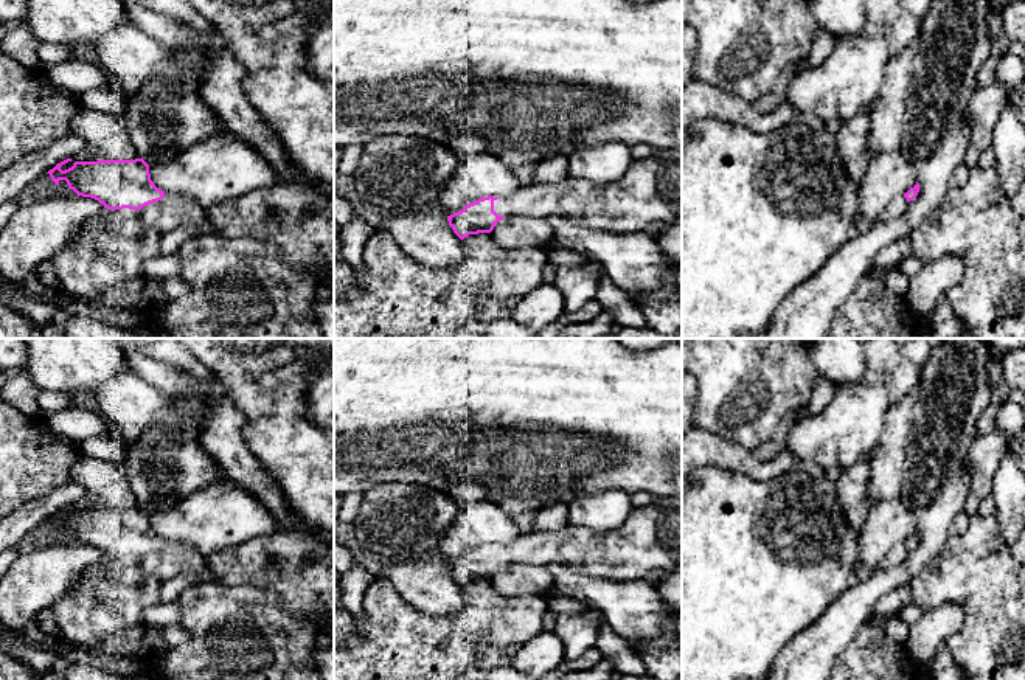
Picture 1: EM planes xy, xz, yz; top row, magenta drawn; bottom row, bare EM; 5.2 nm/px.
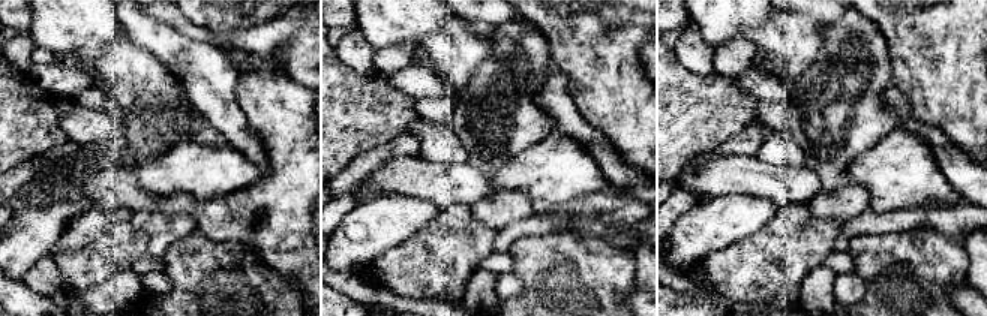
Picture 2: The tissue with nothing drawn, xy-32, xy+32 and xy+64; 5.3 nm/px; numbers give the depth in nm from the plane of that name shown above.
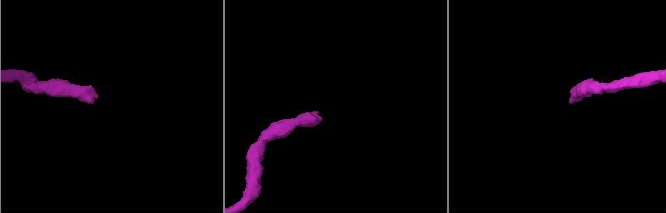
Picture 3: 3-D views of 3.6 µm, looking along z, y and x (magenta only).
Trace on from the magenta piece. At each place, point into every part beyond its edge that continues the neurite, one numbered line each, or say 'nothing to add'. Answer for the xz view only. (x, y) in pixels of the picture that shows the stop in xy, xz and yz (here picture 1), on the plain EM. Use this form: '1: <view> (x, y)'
1: xz (649, 541)

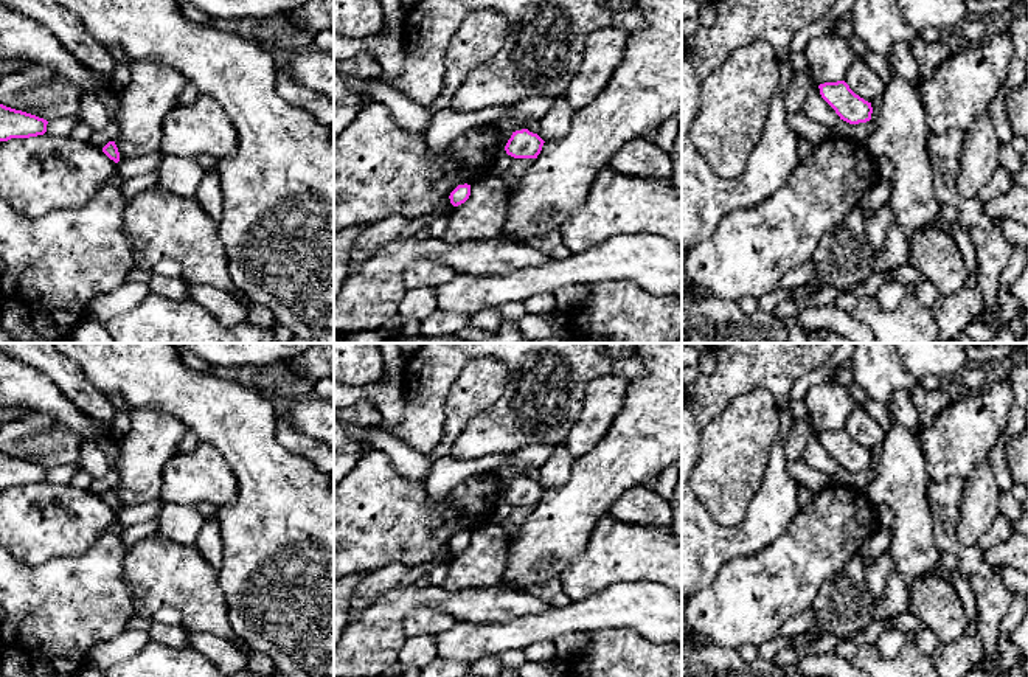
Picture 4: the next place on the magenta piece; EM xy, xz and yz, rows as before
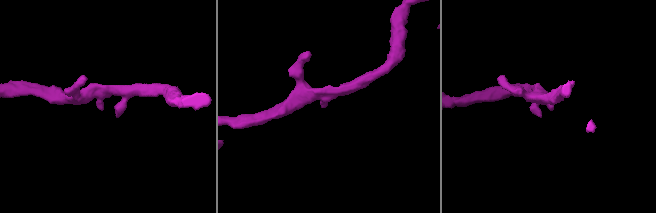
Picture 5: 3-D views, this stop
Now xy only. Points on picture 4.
nothing to add

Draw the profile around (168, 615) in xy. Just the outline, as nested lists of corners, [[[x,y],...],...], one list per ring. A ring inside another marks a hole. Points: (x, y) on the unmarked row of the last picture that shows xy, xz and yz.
[[[165,606],[152,615],[154,623],[166,626],[182,626],[182,620],[182,612],[171,606]]]

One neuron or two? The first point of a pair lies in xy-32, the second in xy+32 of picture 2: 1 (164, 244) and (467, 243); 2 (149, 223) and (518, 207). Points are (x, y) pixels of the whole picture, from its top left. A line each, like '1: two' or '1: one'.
1: two
2: one

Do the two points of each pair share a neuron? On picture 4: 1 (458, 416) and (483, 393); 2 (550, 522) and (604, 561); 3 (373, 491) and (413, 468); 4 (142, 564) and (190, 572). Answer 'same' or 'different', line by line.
1: same
2: different
3: different
4: same

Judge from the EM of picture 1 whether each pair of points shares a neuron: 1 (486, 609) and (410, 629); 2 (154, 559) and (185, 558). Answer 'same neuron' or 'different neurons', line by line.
1: same neuron
2: same neuron

